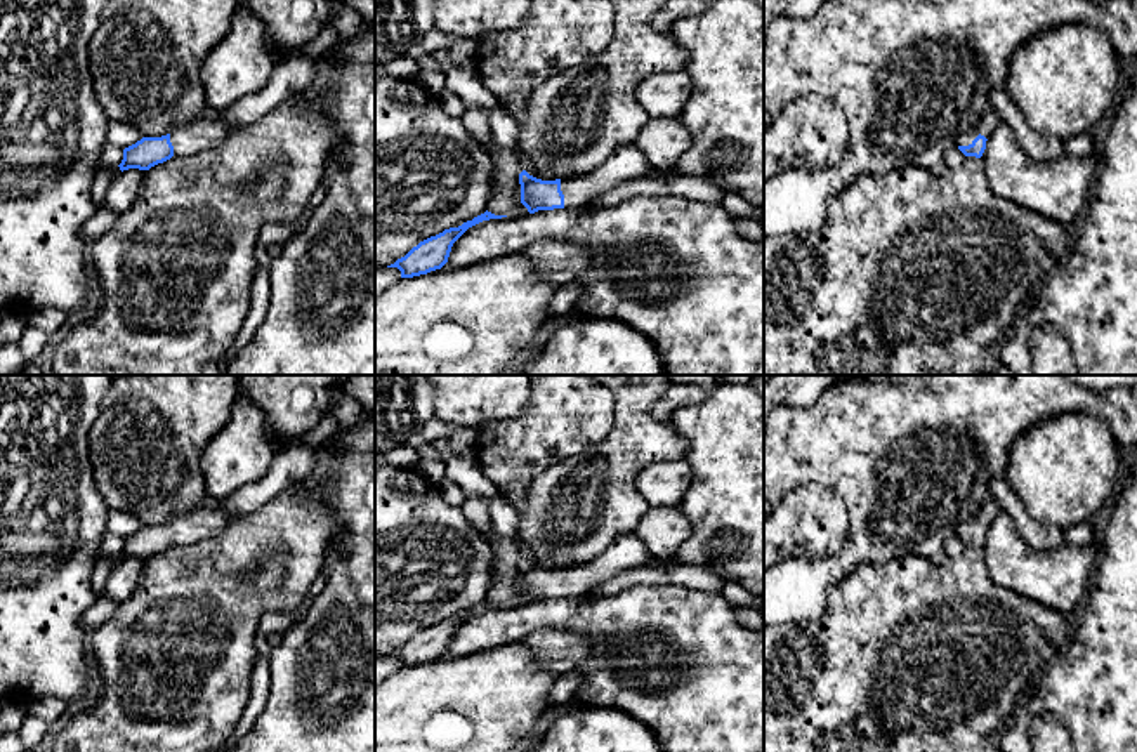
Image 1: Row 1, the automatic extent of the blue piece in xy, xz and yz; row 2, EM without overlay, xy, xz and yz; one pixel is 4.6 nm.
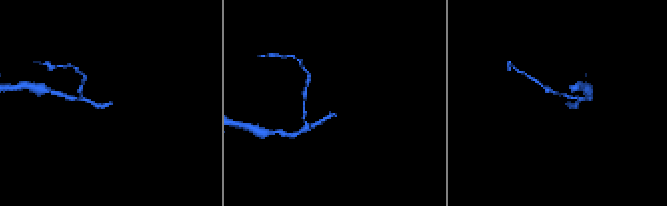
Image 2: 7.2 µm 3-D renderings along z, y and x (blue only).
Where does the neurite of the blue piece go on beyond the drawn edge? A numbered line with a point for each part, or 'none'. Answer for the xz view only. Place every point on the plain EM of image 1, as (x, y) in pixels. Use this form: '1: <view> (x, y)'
1: xz (629, 551)

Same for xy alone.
1: xy (207, 521)

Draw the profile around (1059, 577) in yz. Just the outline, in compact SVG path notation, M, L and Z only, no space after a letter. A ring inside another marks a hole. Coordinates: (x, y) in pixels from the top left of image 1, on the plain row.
M1000 511L981 545L989 578L1003 589L1069 615L1090 589L1090 570L1099 563L1101 547L1064 542L1050 551L1031 549Z

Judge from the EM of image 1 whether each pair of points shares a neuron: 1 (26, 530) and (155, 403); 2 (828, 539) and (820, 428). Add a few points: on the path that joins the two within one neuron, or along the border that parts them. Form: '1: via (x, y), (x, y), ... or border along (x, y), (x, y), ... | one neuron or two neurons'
1: border along (92, 424), (91, 473), (94, 488), (106, 504) | two neurons
2: border along (785, 494), (823, 483), (842, 501), (847, 521) | two neurons

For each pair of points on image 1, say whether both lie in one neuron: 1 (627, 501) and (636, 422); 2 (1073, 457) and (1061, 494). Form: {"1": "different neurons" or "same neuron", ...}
{"1": "same neuron", "2": "same neuron"}

